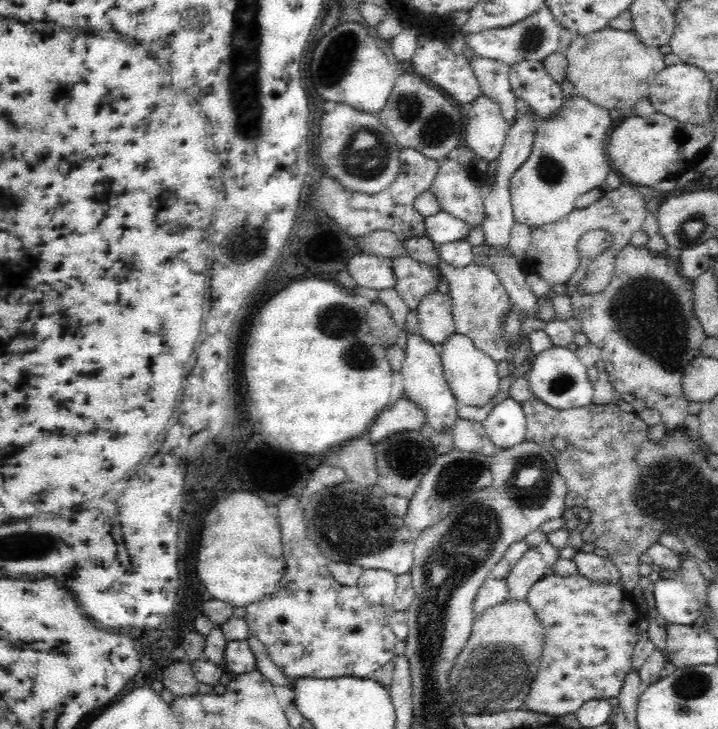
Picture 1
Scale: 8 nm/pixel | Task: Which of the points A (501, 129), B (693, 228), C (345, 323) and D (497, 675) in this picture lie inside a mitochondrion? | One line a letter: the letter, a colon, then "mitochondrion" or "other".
A: other
B: mitochondrion
C: mitochondrion
D: mitochondrion

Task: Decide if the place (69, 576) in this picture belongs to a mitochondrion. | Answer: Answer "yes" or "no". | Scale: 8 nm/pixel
no

